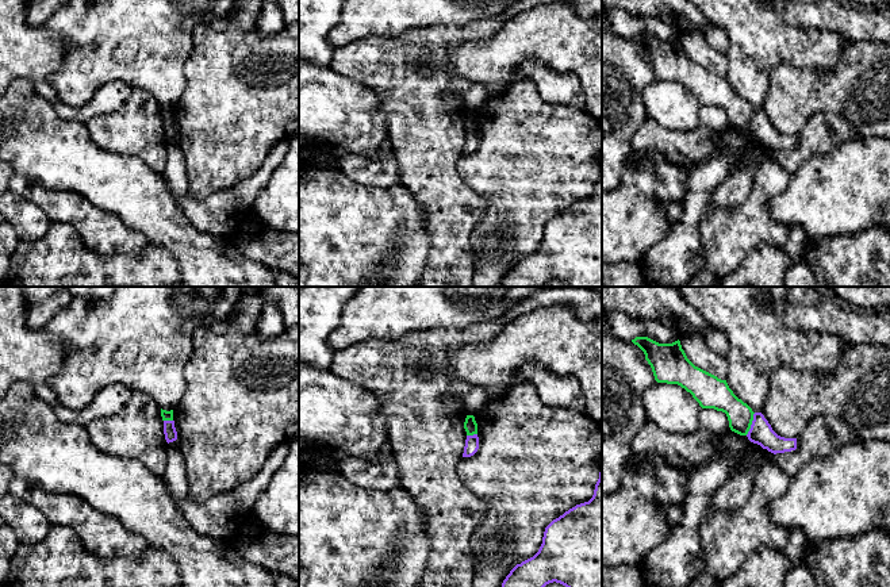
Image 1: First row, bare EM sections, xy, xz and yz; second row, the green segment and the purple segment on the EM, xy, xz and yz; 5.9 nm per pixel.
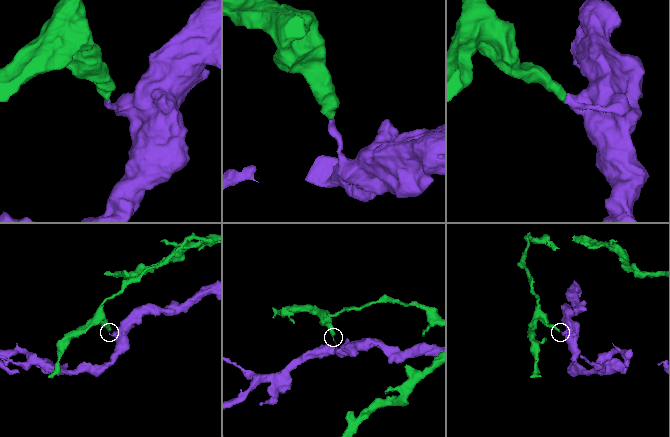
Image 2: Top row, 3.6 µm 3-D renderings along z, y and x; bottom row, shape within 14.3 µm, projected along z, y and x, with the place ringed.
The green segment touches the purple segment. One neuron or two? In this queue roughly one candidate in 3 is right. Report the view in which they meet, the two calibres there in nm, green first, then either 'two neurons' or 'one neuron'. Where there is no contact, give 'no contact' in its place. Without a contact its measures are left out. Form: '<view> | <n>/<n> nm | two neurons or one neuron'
yz | 160/140 nm | two neurons

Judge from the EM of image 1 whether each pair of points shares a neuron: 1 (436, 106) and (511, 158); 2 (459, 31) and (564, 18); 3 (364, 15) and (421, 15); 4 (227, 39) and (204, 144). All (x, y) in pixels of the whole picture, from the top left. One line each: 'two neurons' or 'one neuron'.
1: two neurons
2: two neurons
3: one neuron
4: one neuron

